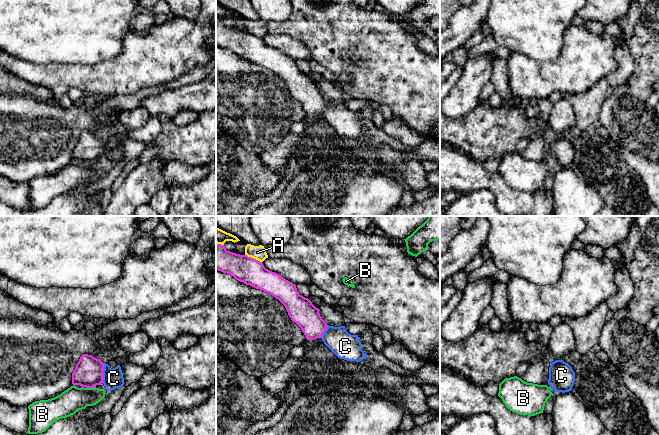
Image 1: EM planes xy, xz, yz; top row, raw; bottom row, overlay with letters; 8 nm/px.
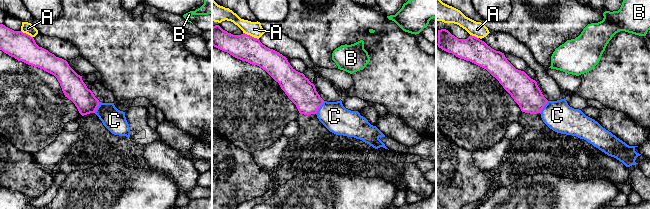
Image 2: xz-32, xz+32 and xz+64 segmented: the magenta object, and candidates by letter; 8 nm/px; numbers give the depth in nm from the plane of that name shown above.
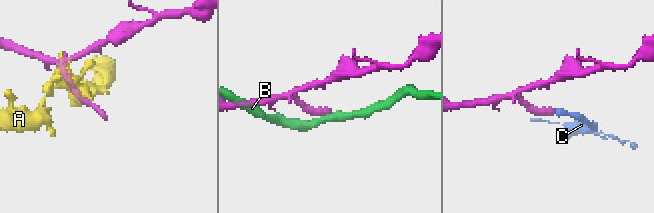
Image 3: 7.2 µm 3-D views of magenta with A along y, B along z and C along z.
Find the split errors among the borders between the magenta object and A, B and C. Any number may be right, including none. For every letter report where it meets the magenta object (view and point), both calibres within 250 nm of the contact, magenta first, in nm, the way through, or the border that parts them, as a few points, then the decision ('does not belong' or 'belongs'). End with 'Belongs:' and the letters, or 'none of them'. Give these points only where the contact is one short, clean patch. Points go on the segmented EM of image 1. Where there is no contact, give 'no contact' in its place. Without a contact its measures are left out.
A: meets magenta in xz at (253, 258); 220 nm thick on the magenta side, 110 nm on the other; does not belong
B: meets magenta in xy at (90, 387); 220 nm thick on the magenta side, 200 nm on the other; does not belong
C: meets magenta in xy at (102, 373); 220 nm thick on the magenta side, 160 nm on the other; runs through xy (88, 372), (102, 373), (113, 378); belongs
Belongs: C

